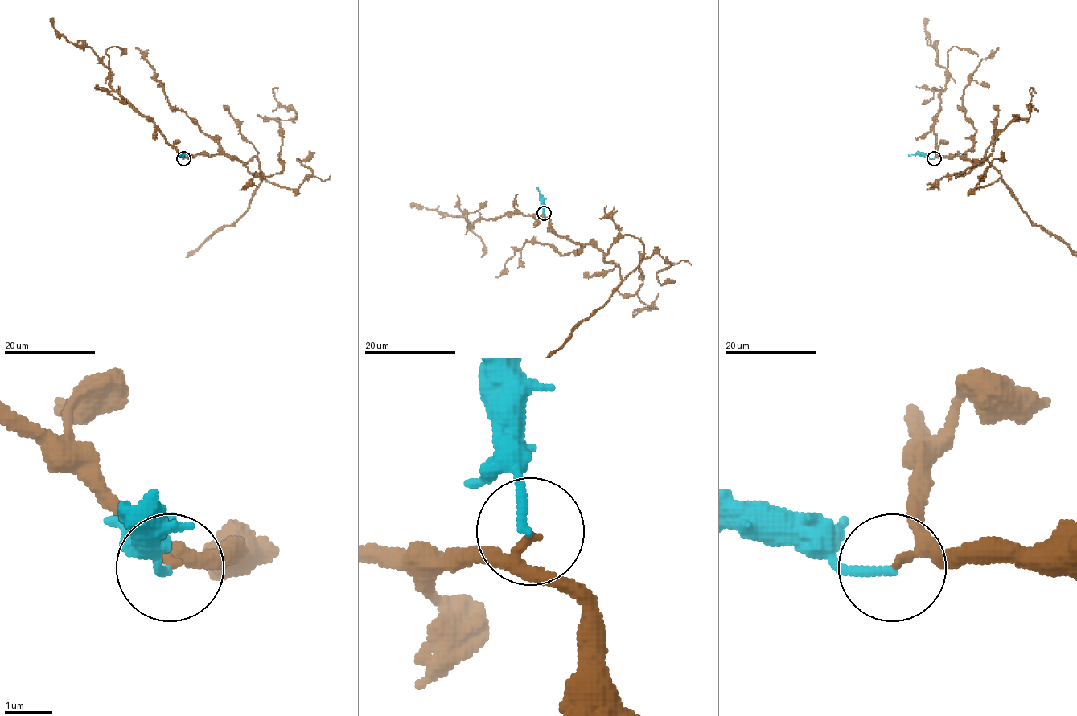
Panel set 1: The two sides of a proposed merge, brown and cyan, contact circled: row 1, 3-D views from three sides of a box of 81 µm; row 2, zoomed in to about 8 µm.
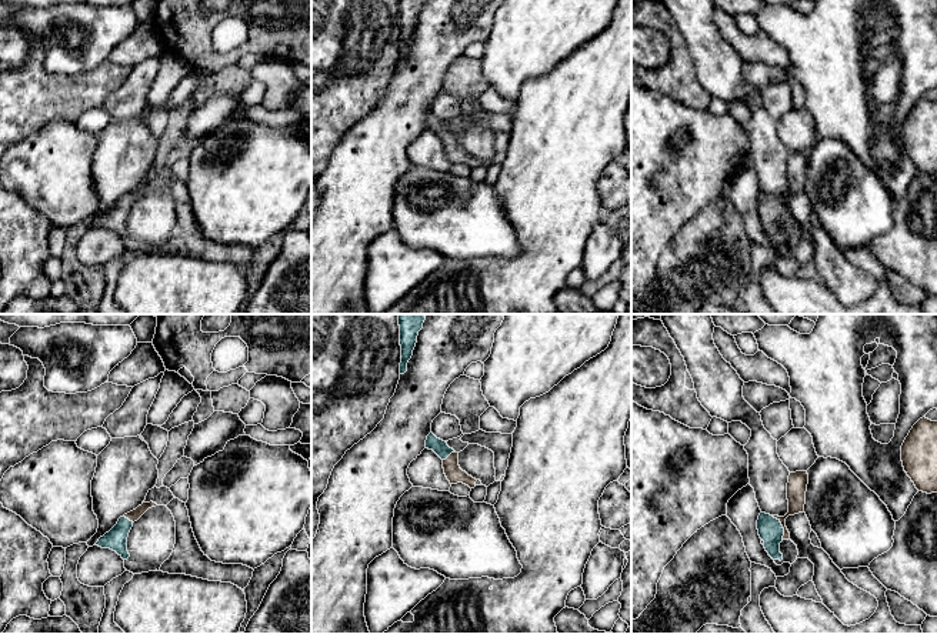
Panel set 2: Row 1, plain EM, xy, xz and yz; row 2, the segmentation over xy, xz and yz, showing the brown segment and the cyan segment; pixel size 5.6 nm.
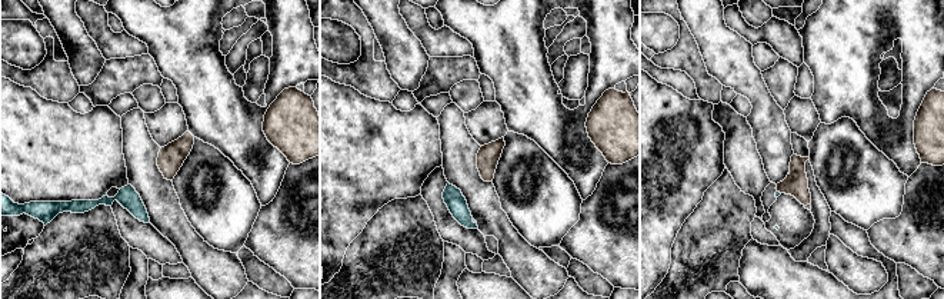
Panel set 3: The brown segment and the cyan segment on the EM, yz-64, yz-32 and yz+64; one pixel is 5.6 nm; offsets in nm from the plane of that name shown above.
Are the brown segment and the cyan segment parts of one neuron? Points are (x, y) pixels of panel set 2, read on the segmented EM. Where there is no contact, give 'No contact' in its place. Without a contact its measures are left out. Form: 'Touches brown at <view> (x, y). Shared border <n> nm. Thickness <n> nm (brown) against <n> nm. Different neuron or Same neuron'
Touches brown at yz (783, 527). Shared border 150 nm. Thickness 110 nm (brown) against 140 nm. Same neuron

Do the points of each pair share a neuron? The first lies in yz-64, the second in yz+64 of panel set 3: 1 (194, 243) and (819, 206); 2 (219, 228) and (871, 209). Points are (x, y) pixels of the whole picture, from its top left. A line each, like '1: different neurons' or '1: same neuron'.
1: different neurons
2: same neuron

